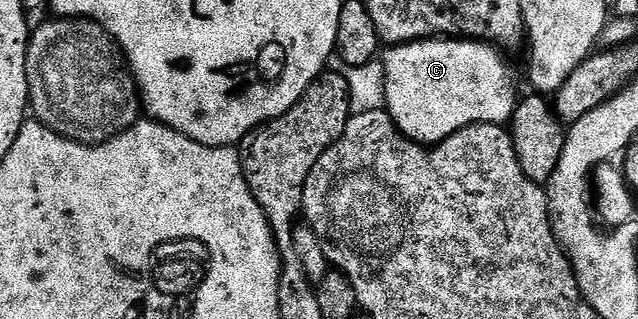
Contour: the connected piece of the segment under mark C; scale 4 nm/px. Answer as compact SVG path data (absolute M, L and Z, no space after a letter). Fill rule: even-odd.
M428 39L426 41L408 41L406 45L392 45L382 54L383 70L385 71L385 99L387 104L385 111L393 119L393 123L398 127L399 132L409 141L424 147L434 147L441 144L445 139L449 139L459 129L464 129L470 125L502 125L506 126L515 113L517 96L515 97L515 77L511 74L511 69L507 66L507 61L494 44L486 41L473 41L470 39Z

